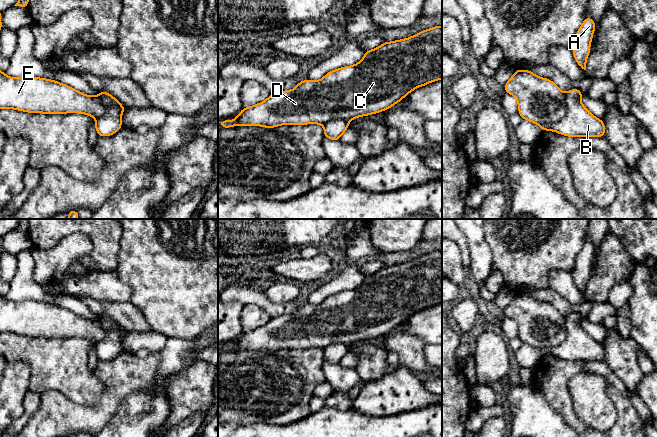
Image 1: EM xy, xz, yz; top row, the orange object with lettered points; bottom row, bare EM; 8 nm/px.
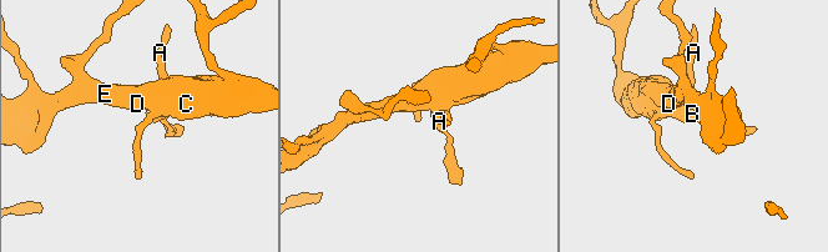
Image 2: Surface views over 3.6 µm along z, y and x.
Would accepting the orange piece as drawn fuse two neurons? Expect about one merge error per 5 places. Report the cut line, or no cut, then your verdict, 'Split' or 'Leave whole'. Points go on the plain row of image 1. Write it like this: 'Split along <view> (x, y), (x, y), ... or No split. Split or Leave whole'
No split. Leave whole

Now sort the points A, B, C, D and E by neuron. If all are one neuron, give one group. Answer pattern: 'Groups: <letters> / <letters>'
Groups: A B C D E

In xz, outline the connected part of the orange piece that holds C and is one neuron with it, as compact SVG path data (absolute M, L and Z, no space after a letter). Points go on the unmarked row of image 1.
M436 250L406 263L384 266L373 274L365 275L363 283L355 289L330 295L318 305L306 303L298 306L293 314L272 318L263 326L242 332L233 345L225 343L218 348L222 352L233 350L274 352L279 349L321 348L324 350L324 360L339 365L349 352L348 346L352 343L387 334L416 312L440 303L442 303L442 250Z

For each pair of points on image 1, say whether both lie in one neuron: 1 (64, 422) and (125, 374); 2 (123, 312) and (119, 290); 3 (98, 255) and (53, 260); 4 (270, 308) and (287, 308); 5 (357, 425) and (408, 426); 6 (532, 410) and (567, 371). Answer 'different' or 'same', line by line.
1: same
2: different
3: different
4: same
5: same
6: different

